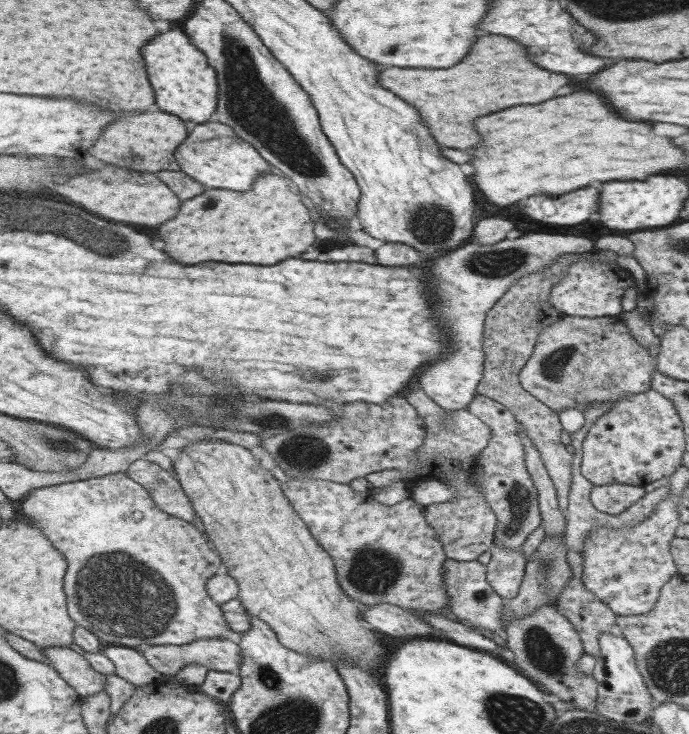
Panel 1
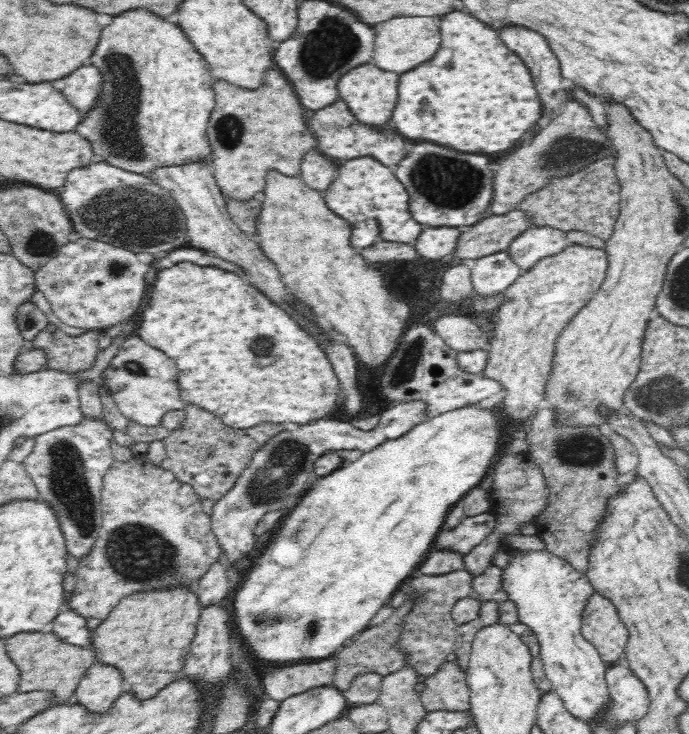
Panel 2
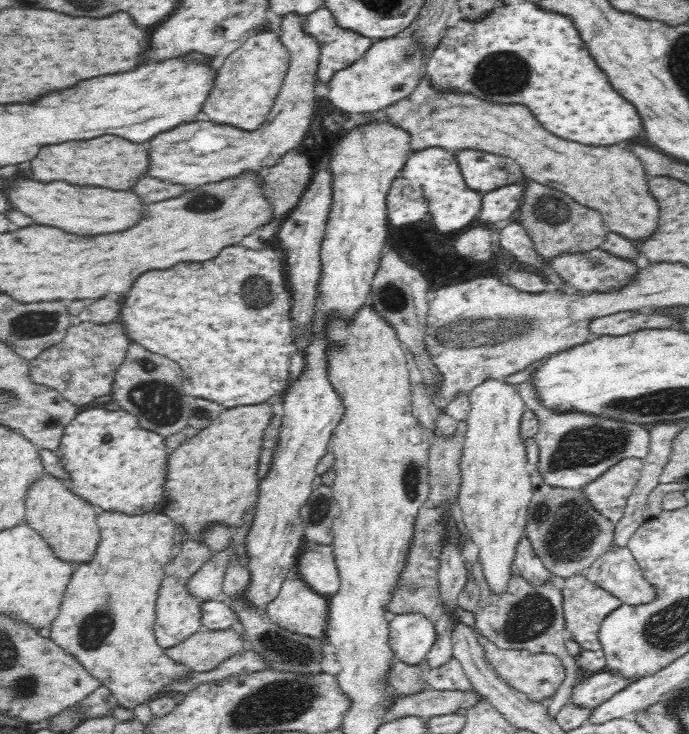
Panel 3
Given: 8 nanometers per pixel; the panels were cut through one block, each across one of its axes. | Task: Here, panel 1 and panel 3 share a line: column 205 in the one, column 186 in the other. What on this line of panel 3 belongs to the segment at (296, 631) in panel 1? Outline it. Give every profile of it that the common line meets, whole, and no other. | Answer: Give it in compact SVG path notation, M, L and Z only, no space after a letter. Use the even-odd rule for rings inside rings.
M280 400L228 408L208 428L172 450L168 456L164 504L156 512L172 518L178 528L186 528L186 534L196 536L196 540L202 540L200 530L206 522L224 522L232 528L242 526L248 510L258 506L258 468L264 452L264 436L278 412Z

